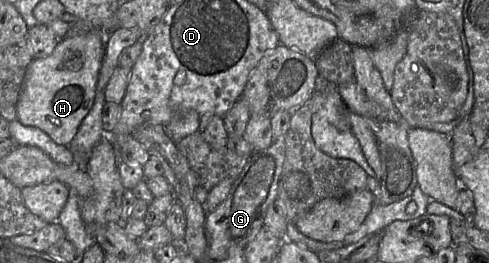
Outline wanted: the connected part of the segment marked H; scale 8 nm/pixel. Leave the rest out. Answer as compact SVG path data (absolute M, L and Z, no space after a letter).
M97 28L59 39L49 56L34 59L27 68L17 102L19 122L37 127L55 143L68 146L92 109L105 45L106 34Z

